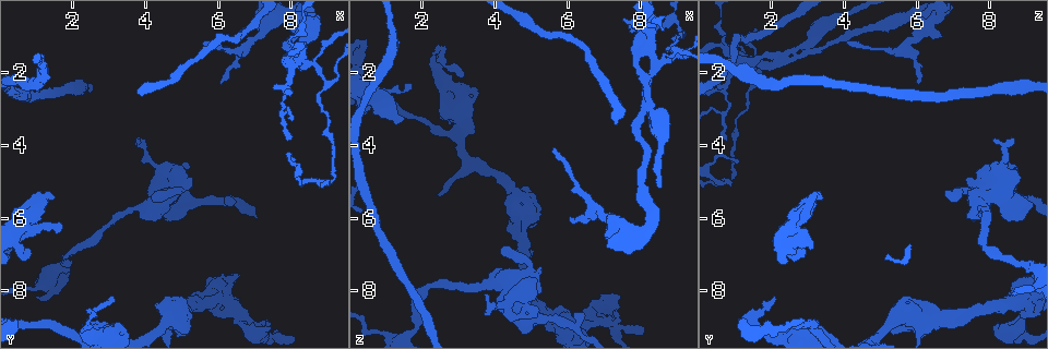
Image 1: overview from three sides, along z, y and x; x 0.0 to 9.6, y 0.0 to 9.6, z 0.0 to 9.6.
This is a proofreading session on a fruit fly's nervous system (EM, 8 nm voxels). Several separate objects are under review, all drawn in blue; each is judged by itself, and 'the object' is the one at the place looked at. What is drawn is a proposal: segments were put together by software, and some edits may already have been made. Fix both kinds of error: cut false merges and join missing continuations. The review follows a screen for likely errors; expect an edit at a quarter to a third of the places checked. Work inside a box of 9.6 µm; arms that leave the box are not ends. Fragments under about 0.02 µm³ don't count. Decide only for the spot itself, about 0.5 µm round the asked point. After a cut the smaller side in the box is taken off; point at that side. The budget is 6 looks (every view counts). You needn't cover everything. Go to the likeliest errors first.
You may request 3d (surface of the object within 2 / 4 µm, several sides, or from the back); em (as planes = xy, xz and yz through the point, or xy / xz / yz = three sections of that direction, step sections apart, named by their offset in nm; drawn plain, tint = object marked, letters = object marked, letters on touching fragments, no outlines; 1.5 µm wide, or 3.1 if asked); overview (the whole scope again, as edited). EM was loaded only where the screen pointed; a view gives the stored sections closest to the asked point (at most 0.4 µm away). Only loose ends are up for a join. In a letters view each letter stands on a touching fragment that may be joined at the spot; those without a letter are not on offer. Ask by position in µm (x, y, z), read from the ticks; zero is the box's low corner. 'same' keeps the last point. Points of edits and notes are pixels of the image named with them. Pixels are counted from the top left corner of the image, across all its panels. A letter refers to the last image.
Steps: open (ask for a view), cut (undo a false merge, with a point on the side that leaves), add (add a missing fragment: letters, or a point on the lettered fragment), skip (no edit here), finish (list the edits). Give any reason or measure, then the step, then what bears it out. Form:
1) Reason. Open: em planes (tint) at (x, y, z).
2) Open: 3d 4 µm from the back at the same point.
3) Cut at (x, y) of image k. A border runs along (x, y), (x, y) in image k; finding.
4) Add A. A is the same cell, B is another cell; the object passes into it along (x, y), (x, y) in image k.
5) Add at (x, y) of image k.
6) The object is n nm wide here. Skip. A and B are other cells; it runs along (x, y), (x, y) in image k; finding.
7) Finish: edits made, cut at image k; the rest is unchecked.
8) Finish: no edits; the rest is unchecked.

Three-way junction. Open: 3d 4 µm at (8.55, 1.75, 1.80).

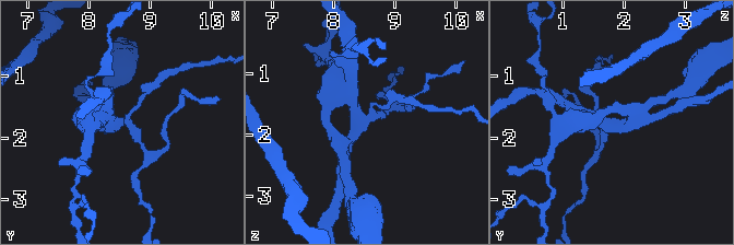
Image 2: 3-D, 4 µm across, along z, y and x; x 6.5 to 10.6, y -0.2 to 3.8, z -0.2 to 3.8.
Shape alone is not enough. Open: em planes (letters) at (8.55, 1.80, 1.80).

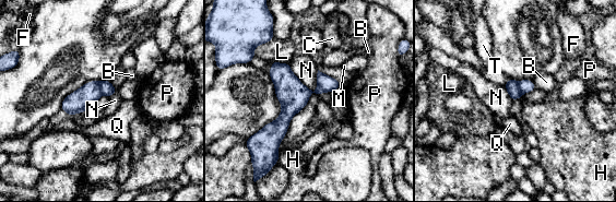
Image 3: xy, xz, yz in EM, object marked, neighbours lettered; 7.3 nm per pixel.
Cut at (80, 100) of image 3. B, C, F, H, L, M, N, P, Q and T are other cells; the part that leaves runs along (274, 64), (286, 83), (275, 153) in image 3; a second neuron is stuck on.

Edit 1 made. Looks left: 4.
Redraw. Open: overview.

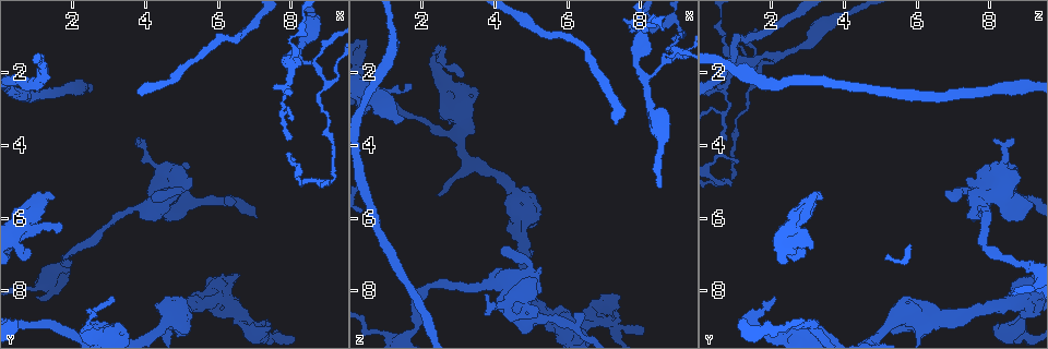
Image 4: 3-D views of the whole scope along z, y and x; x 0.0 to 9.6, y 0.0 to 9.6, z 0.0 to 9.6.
Free end. Open: em xy step 8 (letters) at (1.55, 6.25, 2.35).

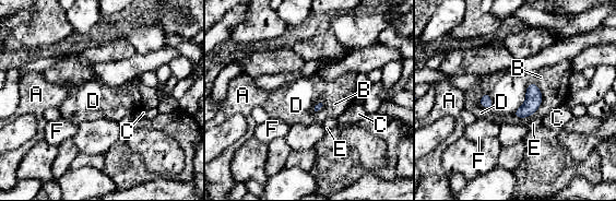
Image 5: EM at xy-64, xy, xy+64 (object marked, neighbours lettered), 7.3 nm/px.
Skip. A, B, C, D, E and F are other cells; a border runs along (322, 99), (315, 106), (315, 111) in image 5; none of them fits.

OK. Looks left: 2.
Finish: edits made, cut at image 3; the rest is unchecked.

